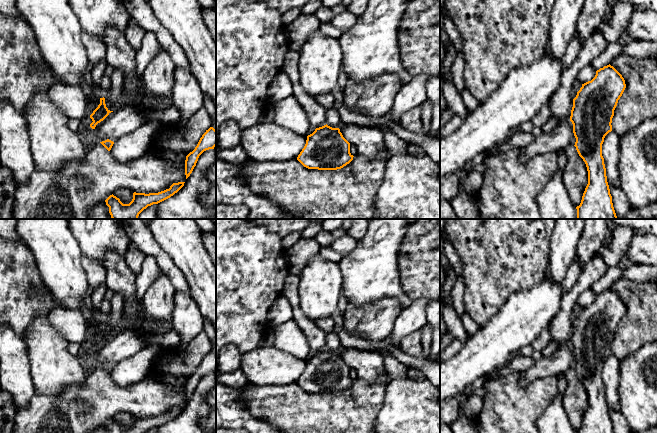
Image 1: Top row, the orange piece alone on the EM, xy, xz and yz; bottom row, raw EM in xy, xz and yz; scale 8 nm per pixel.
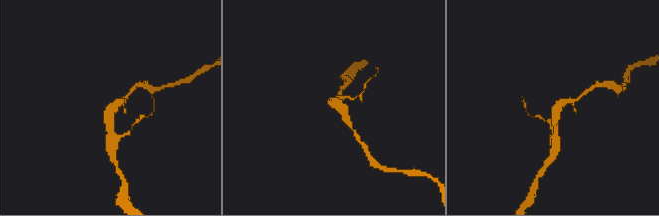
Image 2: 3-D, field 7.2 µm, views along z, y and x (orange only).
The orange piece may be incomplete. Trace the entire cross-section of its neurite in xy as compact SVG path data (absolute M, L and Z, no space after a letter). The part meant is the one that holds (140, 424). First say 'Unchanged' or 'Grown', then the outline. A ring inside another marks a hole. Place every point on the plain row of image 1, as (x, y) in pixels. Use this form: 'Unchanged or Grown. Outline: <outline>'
Unchanged. Outline: M185 406L173 407L169 413L158 417L133 417L133 423L129 428L123 428L119 422L110 419L106 424L109 433L146 433L148 430L158 428L177 417Z

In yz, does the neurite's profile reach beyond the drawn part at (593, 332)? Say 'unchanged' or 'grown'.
unchanged

